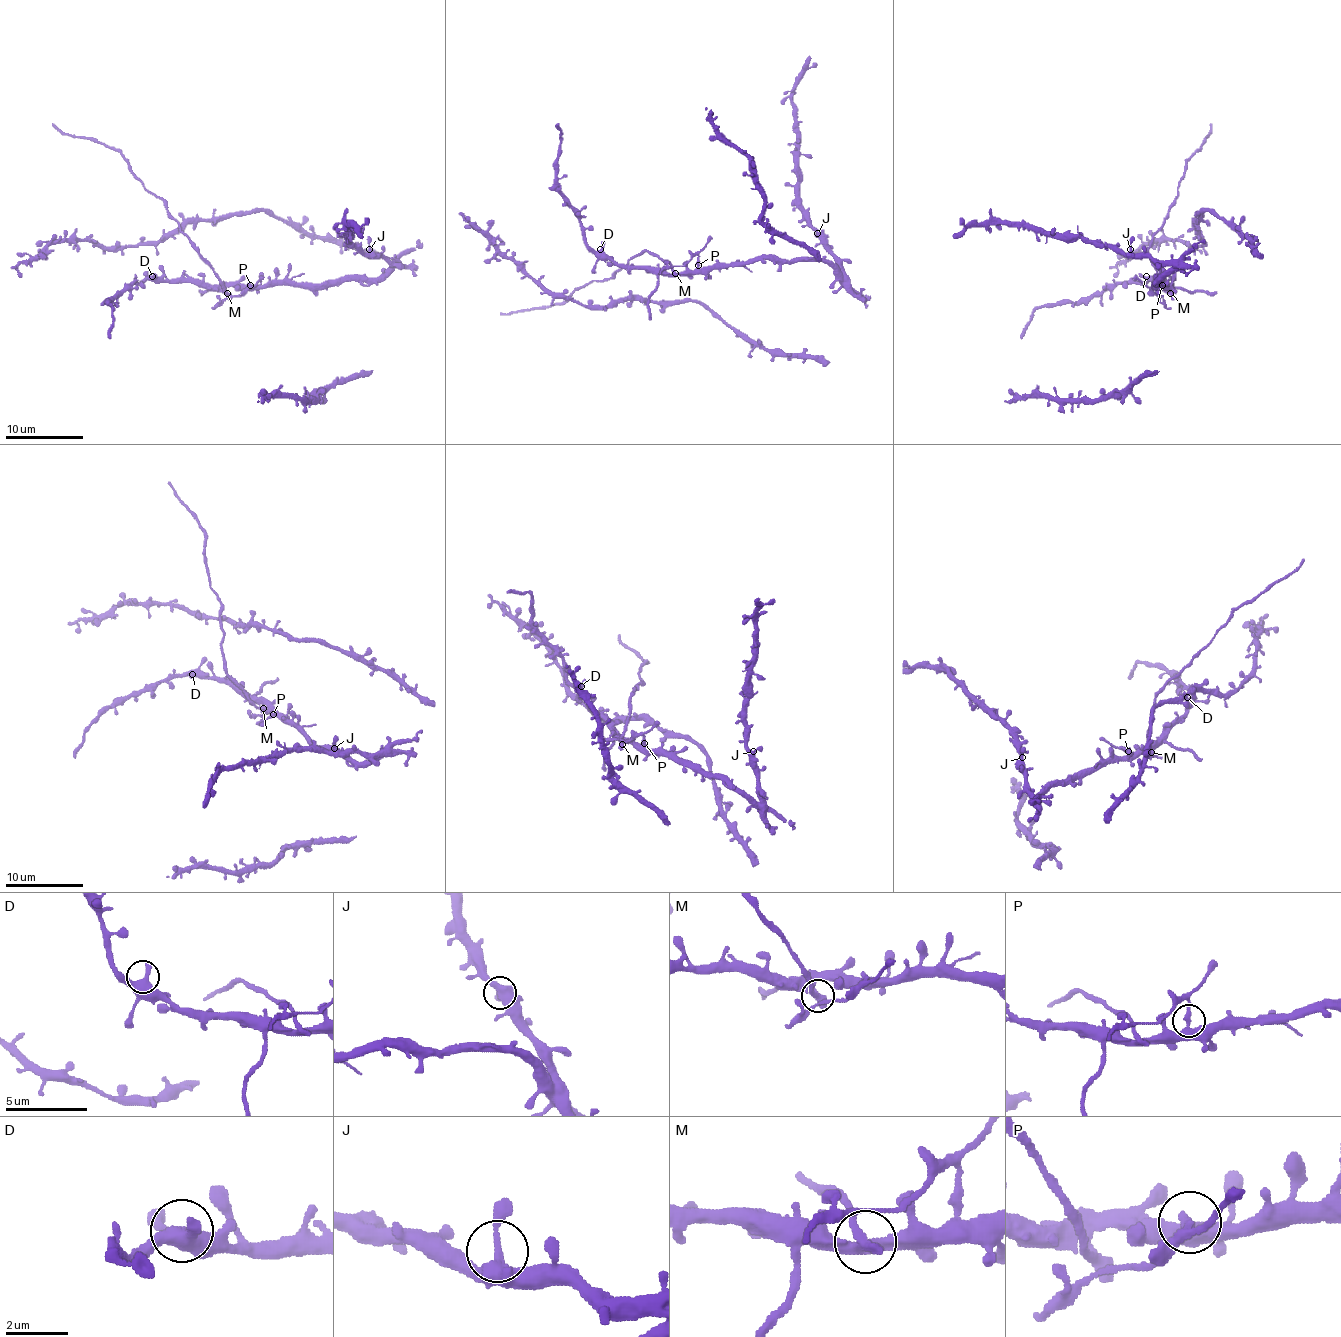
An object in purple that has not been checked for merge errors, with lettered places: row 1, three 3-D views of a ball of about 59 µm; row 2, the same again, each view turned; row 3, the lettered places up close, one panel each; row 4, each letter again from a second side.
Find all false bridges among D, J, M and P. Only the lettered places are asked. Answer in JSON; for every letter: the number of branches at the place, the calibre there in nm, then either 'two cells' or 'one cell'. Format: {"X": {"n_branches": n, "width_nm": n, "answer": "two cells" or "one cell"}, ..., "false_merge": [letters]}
{"D": {"n_branches": 2, "width_nm": 480, "answer": "one cell"}, "J": {"n_branches": 3, "width_nm": 340, "answer": "one cell"}, "M": {"n_branches": 2, "width_nm": 340, "answer": "two cells"}, "P": {"n_branches": 2, "width_nm": 360, "answer": "two cells"}, "false_merge": ["M", "P"]}

